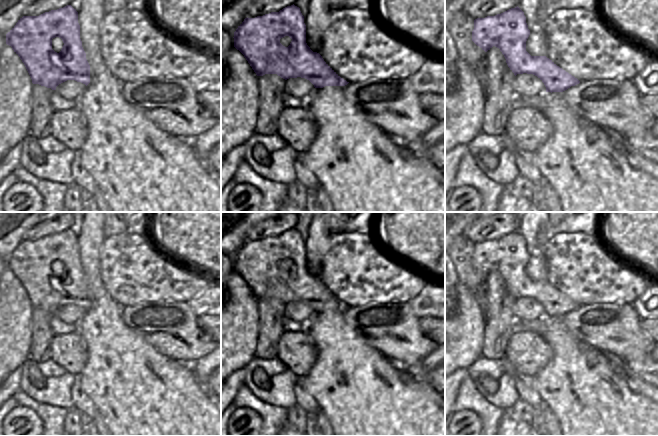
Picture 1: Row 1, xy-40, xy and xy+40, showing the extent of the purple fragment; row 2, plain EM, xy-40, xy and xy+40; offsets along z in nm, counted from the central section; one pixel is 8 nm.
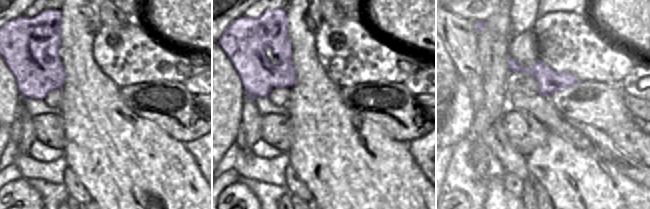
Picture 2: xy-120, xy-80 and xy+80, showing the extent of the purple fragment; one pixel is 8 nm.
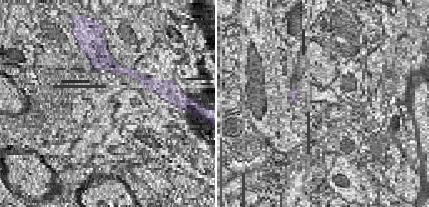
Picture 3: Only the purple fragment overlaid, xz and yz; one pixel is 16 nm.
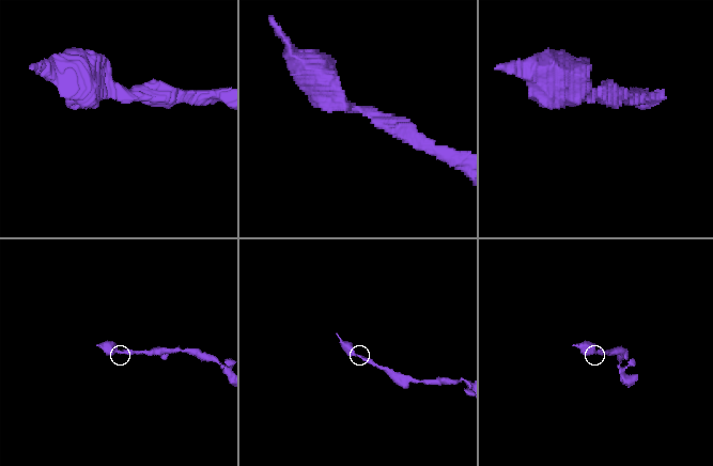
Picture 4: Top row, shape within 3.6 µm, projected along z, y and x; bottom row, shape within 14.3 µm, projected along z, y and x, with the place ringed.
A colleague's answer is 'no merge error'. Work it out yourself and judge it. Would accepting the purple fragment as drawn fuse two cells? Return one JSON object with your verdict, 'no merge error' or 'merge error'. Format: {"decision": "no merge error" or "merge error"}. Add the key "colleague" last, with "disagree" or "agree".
{"decision": "no merge error", "colleague": "agree"}

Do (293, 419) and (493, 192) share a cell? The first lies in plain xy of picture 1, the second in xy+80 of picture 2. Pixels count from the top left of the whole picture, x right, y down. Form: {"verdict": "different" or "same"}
{"verdict": "different"}

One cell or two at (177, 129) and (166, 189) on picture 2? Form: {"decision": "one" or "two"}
{"decision": "two"}

